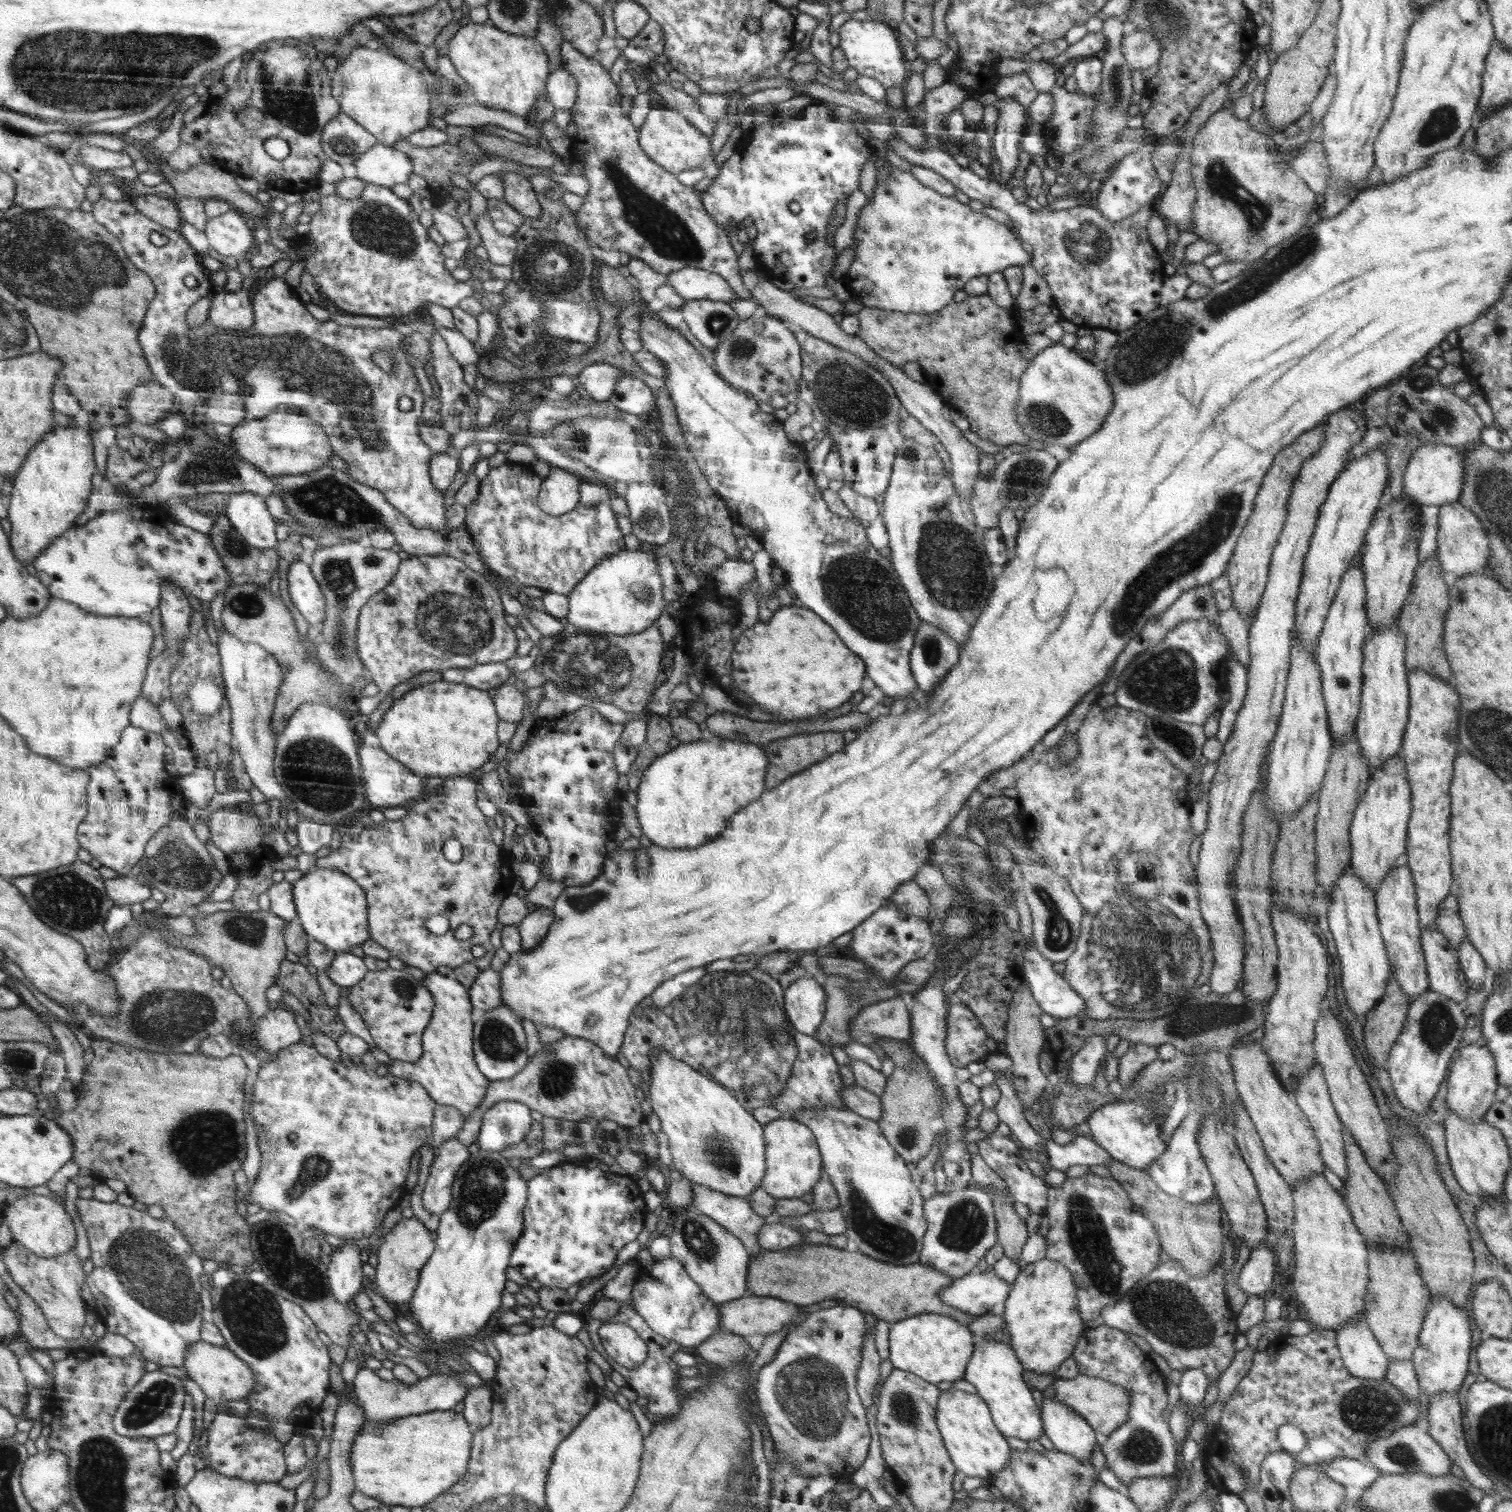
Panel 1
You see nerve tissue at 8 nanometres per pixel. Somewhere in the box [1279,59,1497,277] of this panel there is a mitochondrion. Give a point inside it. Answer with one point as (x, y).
(1443, 122)

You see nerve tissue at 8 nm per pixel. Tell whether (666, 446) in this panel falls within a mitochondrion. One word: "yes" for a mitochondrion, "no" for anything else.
no

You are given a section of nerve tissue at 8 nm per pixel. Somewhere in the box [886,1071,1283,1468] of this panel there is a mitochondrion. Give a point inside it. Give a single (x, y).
(1168, 1310)

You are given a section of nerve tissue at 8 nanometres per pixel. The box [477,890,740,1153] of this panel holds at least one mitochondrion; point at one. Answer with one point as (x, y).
(558, 1079)

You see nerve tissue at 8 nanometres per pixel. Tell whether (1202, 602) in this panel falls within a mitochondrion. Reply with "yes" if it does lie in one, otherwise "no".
yes

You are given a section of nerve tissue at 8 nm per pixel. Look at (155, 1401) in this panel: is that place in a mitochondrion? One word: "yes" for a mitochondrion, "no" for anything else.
yes

